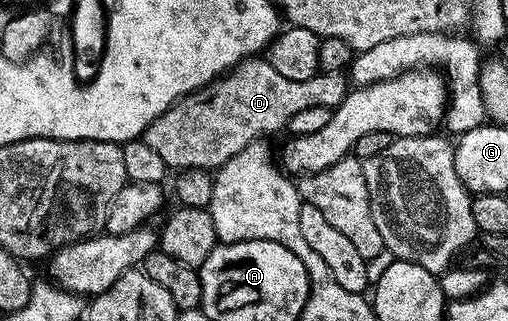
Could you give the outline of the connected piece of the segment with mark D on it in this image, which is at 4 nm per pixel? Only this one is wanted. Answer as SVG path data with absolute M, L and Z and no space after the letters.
M269 58L243 59L231 71L227 71L207 87L177 99L164 114L156 117L156 121L146 126L144 141L155 153L164 157L167 168L217 169L232 157L236 157L236 153L243 151L248 144L257 143L263 137L270 137L266 135L280 130L281 127L282 130L289 128L292 117L296 117L296 113L301 113L304 109L312 109L312 105L324 105L331 109L339 107L344 101L347 90L347 76L340 71L324 71L308 81L288 81L288 77L280 77L280 73L272 69Z

